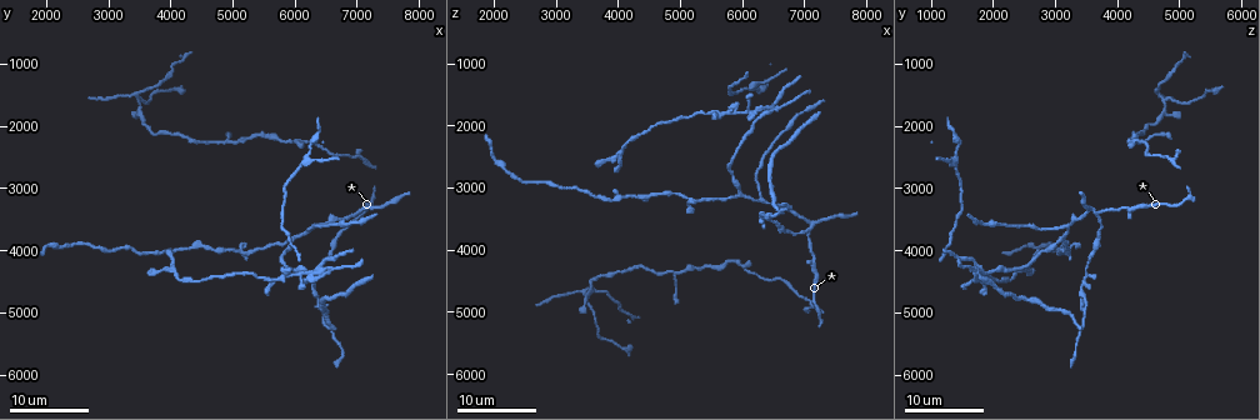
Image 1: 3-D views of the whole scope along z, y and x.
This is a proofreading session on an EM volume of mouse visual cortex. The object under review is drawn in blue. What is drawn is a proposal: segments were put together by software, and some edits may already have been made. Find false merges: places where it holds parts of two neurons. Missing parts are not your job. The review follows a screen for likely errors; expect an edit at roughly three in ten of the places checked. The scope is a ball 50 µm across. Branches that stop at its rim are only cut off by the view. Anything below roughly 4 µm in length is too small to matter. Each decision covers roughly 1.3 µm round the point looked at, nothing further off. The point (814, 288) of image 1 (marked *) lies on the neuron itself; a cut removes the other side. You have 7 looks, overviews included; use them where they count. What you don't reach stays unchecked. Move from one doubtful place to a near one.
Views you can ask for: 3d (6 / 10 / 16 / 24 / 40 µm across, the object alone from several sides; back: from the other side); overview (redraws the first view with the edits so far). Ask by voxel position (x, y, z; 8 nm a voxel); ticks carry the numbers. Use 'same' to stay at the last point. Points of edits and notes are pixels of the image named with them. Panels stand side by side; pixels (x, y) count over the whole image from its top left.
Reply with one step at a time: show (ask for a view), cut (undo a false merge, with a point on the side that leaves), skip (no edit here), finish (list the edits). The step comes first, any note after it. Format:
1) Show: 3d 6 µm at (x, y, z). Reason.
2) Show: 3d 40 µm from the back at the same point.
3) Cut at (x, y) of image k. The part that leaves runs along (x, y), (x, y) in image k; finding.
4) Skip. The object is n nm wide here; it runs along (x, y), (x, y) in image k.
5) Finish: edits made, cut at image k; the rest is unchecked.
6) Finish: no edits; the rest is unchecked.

Show: 3d 16 µm at (5150, 4000, 3200).

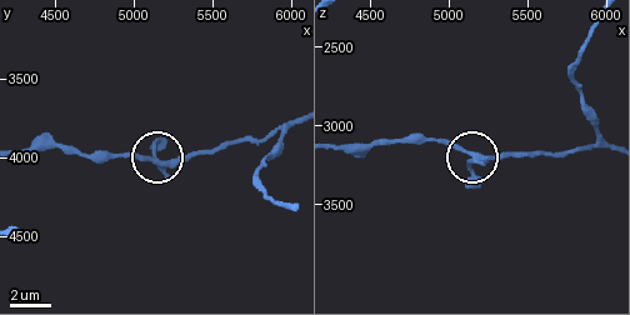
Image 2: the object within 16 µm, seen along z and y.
Show: 3d 10 µm at (5140, 4020, 3180).

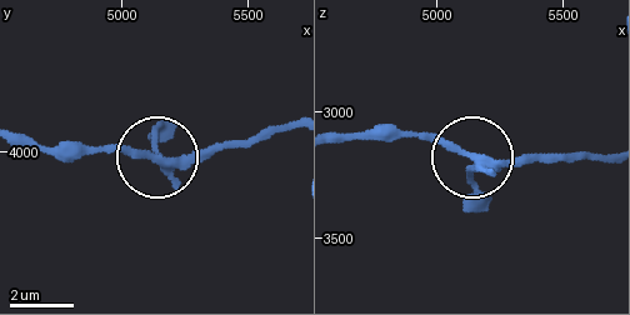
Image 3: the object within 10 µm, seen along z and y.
Show: 3d 6 µm at (5130, 4020, 3170). Closer look.

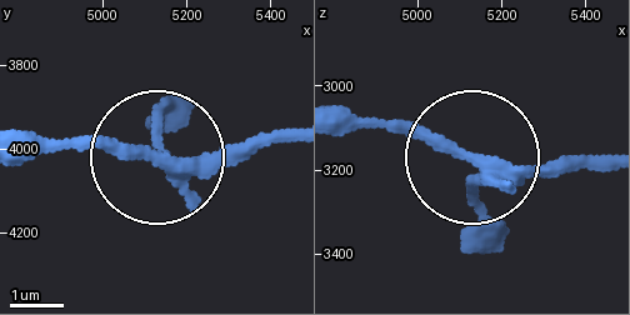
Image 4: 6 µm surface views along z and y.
Skip. The object is 240 nm wide here; it runs along (600, 160), (493, 173), (349, 110) in image 4; one neuron here.

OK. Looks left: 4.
Show: 3d 24 µm at (7050, 3400, 3650).

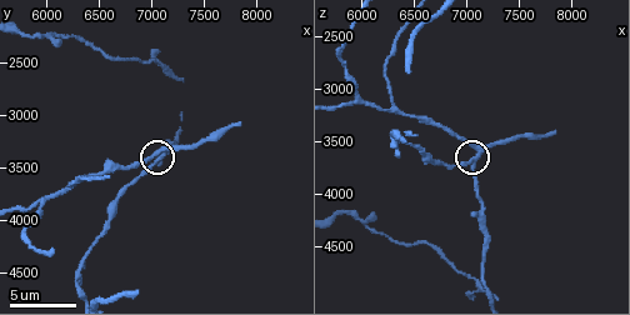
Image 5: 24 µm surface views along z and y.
Show: 3d 6 µm at (7060, 3400, 3640).

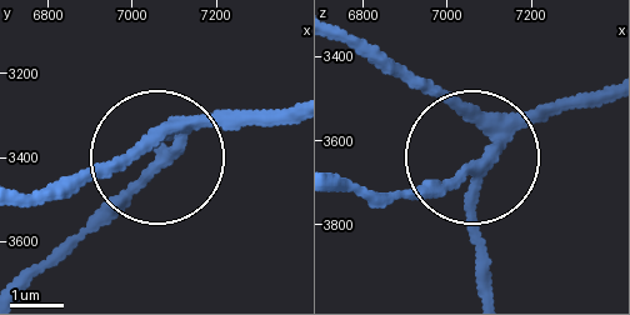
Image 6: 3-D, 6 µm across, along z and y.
Skip. The side arm is 38 µm long; it runs along (488, 285), (470, 168), (385, 190) in image 6; all the same neuron.

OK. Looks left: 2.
Show: 3d 16 µm at (5940, 3820, 3060). Three arms meet.

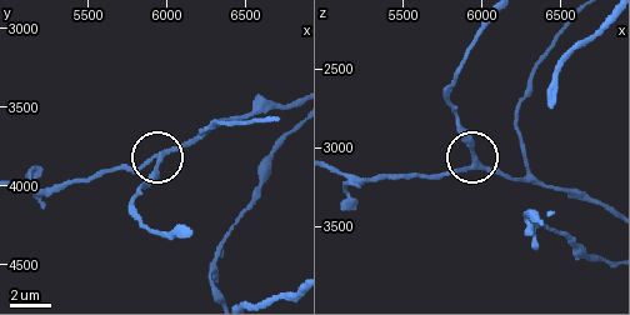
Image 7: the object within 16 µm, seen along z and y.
Skip. 3 arms meet here; it runs along (609, 213), (475, 159), (448, 175), (419, 175) in image 7; one neuron here.

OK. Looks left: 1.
Finish: no edits; the rest is unchecked.

